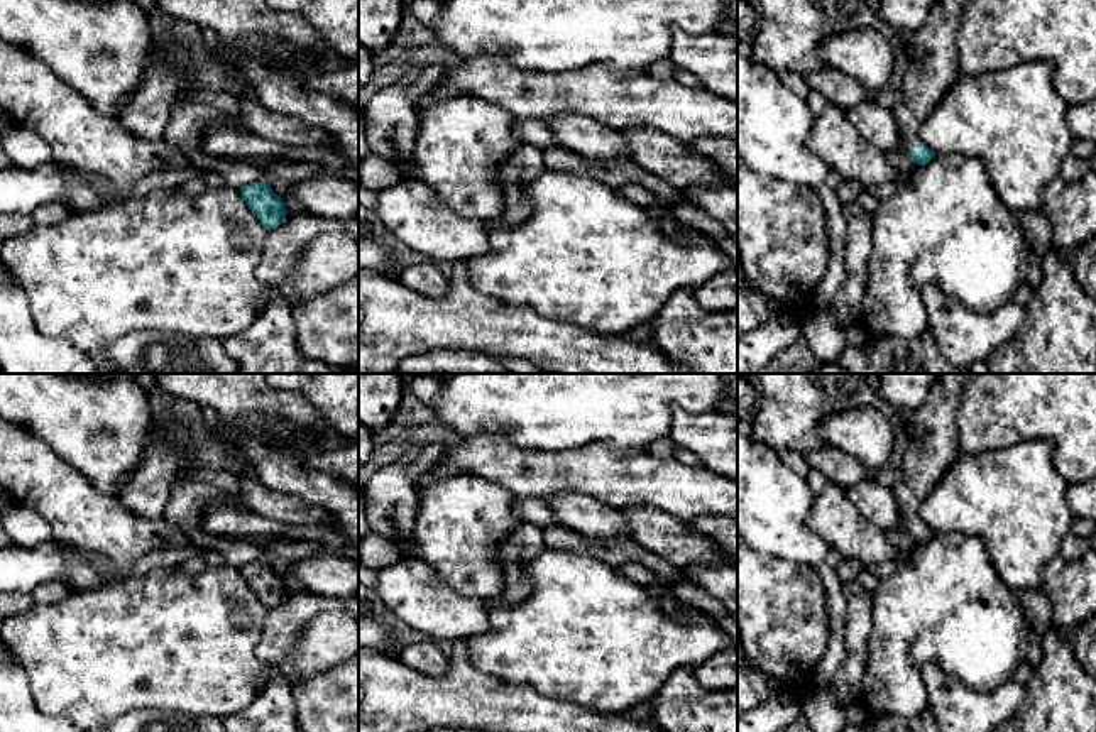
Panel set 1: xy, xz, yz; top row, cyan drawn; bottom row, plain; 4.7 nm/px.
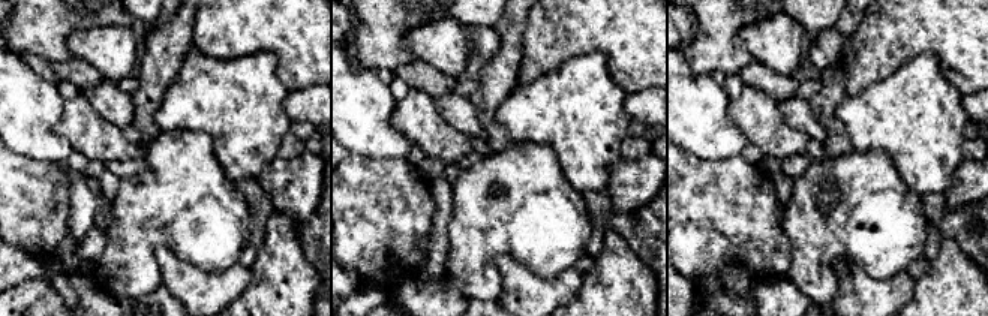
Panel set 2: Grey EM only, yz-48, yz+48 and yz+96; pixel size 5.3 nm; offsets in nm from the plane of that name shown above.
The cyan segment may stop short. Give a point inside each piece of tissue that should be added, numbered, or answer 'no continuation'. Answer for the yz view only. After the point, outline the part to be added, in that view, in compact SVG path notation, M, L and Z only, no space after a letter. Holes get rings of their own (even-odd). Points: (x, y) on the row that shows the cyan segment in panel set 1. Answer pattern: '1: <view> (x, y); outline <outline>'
1: yz (934, 65); outline M937 0L927 22L907 36L913 56L901 85L903 100L891 108L905 154L920 142L920 127L959 73L956 36L967 2Z

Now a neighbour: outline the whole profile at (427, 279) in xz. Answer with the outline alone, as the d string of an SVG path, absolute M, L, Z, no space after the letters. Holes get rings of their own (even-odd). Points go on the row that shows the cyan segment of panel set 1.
M433 262L409 265L399 274L399 281L431 299L447 298L452 287L452 281Z

